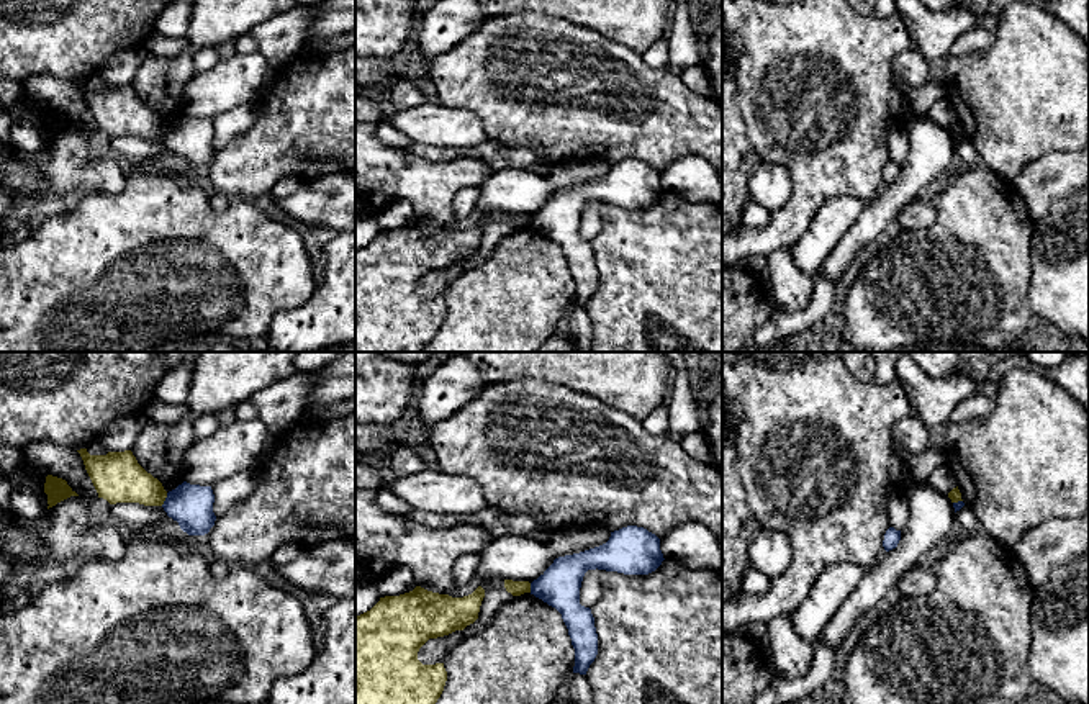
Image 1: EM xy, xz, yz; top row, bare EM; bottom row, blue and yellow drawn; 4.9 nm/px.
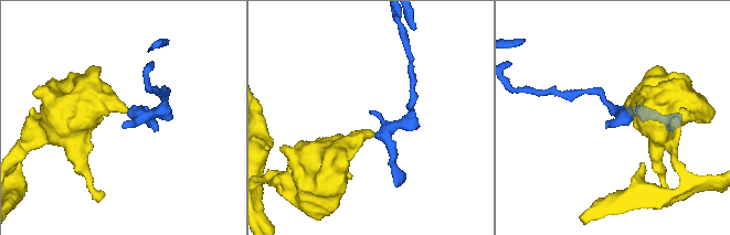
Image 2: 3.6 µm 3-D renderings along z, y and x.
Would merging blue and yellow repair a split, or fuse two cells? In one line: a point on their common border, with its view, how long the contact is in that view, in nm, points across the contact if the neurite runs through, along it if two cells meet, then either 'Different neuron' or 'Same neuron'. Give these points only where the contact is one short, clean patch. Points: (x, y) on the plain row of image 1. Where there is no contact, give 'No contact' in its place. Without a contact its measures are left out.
Touches blue at xy (166, 133). Shared border 70 nm. Boundary: xy (167, 126), (161, 138). Different neuron

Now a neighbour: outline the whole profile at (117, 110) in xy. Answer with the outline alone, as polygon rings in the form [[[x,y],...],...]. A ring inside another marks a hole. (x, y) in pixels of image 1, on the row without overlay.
[[[87,82],[77,83],[85,103],[98,126],[110,138],[139,136],[162,139],[167,124],[162,116],[147,106],[131,83],[90,88]]]

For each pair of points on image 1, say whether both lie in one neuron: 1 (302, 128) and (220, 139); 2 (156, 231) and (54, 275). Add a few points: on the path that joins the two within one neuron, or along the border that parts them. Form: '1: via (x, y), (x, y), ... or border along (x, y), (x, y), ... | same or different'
1: border along (256, 108), (256, 118), (216, 151) | different
2: via (131, 251), (95, 275), (79, 275) | same

